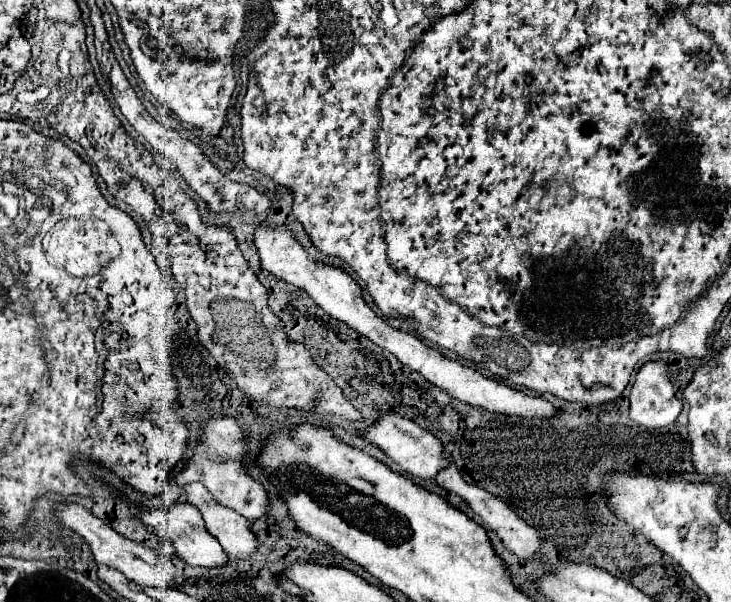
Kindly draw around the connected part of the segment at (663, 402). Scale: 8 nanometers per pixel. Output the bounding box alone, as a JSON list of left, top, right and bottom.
[629,361,681,429]

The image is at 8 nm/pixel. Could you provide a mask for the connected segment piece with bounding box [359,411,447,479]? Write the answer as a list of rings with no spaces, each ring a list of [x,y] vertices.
[[[395,411],[381,413],[371,427],[359,427],[359,433],[379,449],[383,449],[399,467],[411,475],[417,475],[421,479],[433,479],[441,467],[447,465],[447,461],[441,455],[441,443],[437,437],[421,429],[415,421],[409,421],[407,417],[401,417]]]

